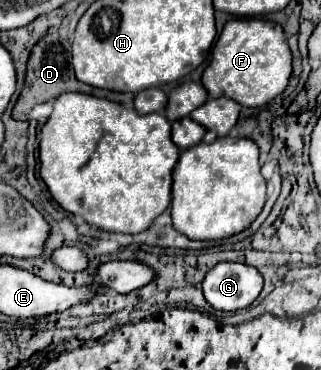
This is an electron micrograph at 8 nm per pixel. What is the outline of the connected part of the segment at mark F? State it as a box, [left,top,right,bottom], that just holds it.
[202,18,292,108]

